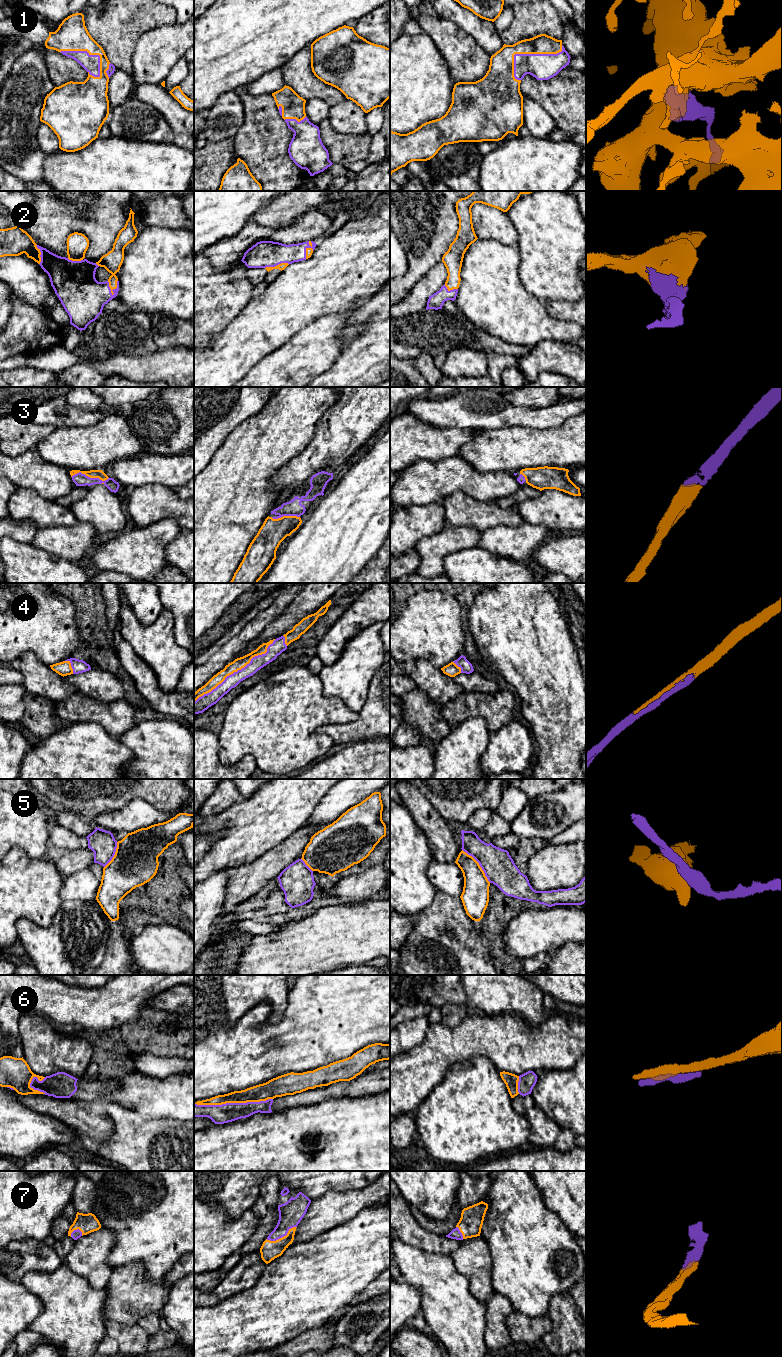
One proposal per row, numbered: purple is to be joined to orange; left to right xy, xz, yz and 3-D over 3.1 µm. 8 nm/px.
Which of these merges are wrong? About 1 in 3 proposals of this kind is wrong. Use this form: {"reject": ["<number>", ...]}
{"reject": ["5", "6"]}

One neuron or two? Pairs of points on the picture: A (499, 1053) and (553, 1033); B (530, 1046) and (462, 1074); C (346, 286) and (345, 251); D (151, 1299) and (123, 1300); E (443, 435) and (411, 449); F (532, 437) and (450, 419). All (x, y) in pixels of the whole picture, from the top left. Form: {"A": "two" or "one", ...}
{"A": "one", "B": "two", "C": "one", "D": "one", "E": "one", "F": "two"}

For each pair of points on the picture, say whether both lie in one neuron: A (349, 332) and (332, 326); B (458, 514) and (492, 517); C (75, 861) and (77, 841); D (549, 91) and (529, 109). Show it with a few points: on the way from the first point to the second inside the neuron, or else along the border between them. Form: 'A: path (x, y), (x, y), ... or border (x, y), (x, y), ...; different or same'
A: path (345, 332), (338, 332), (336, 330); same
B: path (466, 514), (484, 515); same
C: border (53, 845), (68, 849), (87, 847); different
D: border (522, 94), (534, 98), (553, 118); different

